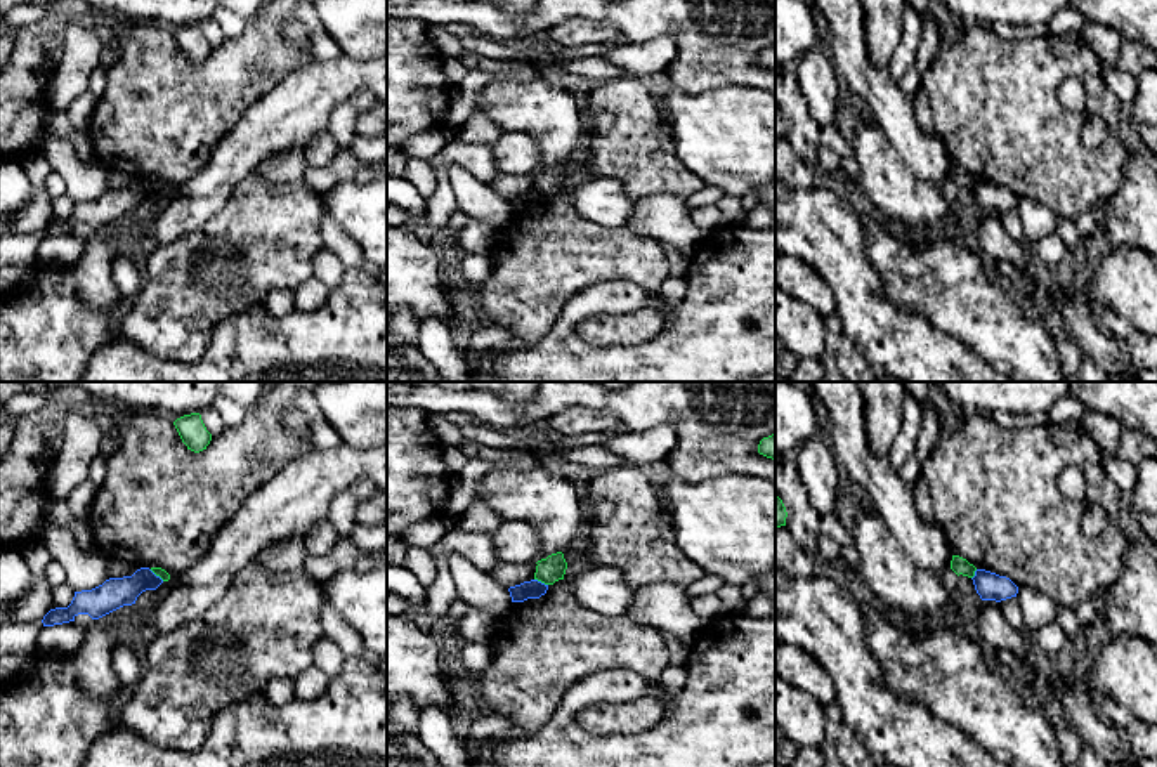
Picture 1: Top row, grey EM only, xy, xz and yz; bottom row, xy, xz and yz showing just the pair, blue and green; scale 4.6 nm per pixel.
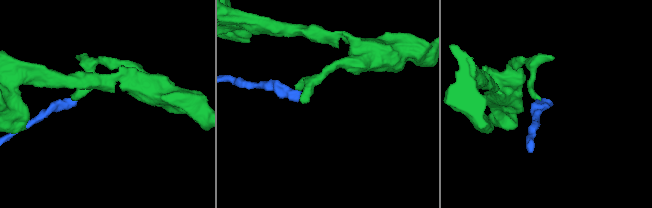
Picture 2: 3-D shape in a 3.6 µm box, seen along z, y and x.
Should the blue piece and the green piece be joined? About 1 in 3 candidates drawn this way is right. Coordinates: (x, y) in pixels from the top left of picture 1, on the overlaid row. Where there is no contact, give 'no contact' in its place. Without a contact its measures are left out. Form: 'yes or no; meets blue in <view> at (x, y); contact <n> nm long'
no; meets blue in xz at (540, 582); contact 70 nm long

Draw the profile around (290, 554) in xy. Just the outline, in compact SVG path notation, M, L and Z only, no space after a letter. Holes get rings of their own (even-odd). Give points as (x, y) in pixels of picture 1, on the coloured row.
M293 536L290 540L272 543L258 559L269 573L300 569L307 559L305 536Z

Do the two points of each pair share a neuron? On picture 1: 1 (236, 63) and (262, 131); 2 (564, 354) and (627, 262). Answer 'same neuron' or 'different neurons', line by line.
1: different neurons
2: different neurons

